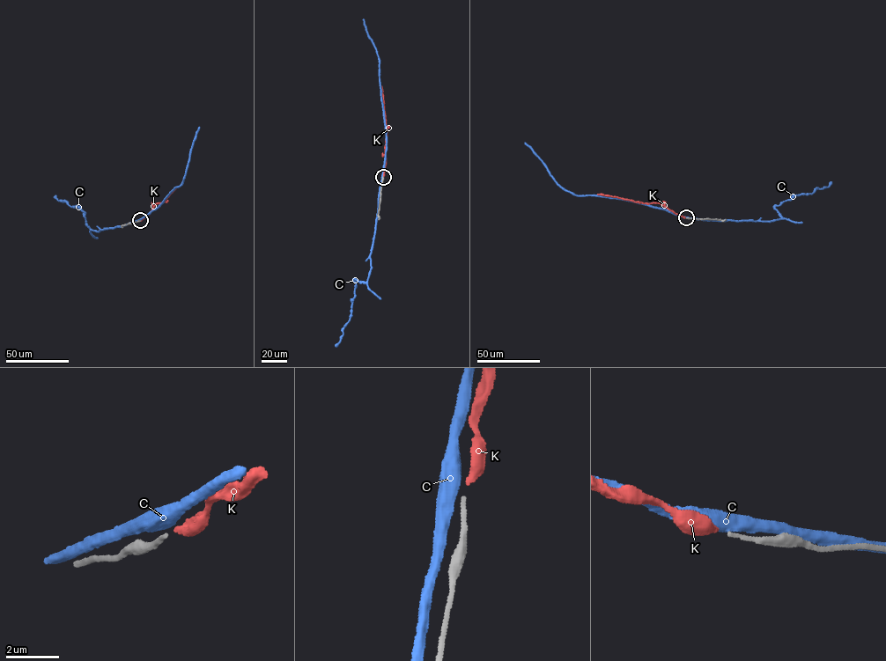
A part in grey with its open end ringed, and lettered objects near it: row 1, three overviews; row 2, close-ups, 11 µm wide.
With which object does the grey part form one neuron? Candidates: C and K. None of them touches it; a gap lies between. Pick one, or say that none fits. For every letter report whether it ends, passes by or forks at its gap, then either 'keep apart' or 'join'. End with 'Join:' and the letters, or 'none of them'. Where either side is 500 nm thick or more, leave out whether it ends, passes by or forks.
C: keep apart
K: it ends | join
Join: K

